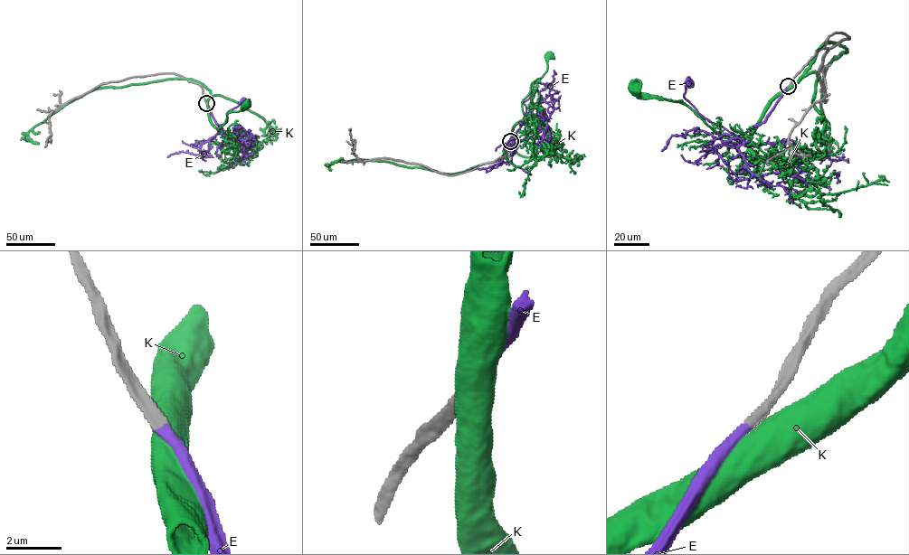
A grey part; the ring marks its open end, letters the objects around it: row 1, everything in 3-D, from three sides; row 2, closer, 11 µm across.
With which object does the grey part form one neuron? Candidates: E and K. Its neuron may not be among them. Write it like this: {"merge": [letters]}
{"merge": ["E"]}

